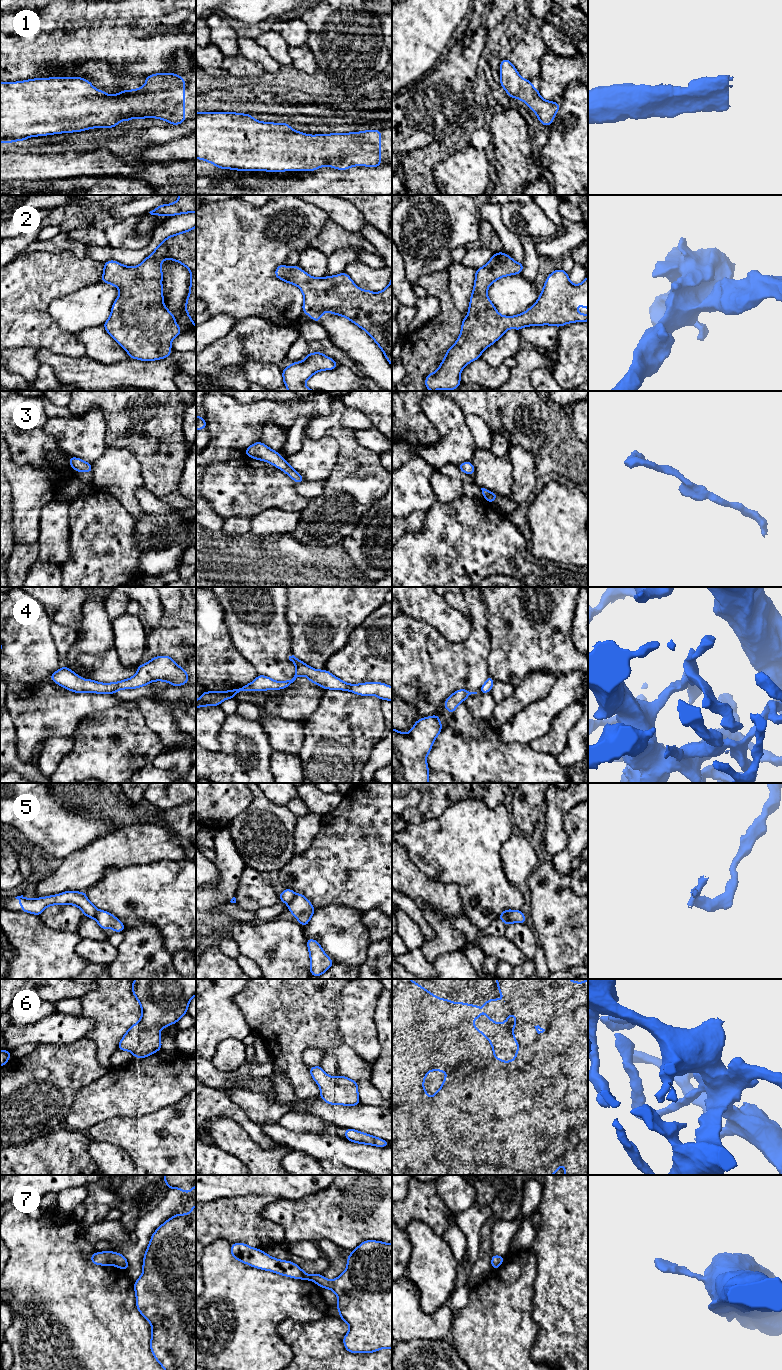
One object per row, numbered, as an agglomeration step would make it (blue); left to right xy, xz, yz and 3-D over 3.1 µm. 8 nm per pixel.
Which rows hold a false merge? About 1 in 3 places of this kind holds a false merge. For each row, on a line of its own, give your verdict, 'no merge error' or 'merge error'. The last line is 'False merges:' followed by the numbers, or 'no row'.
1: no merge error
2: no merge error
3: no merge error
4: no merge error
5: merge error
6: no merge error
7: no merge error
False merges: 5

